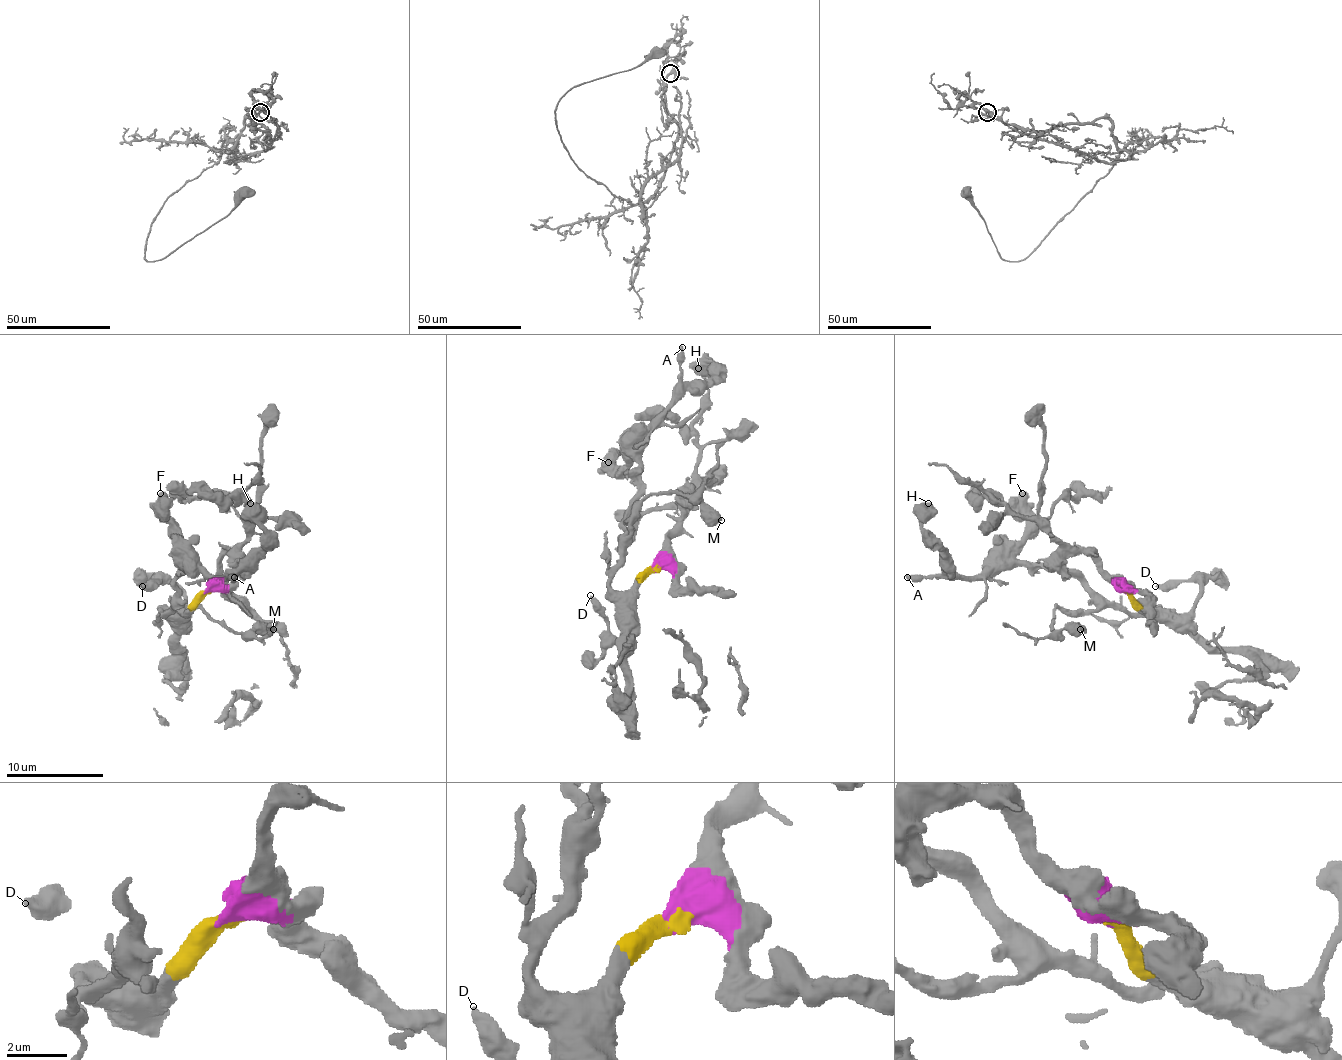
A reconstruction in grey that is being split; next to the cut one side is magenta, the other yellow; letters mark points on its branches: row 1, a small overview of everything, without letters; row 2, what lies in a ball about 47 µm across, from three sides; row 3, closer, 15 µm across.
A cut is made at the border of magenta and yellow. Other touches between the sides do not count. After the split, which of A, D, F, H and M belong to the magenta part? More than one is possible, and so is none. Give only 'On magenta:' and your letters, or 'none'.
On magenta: none

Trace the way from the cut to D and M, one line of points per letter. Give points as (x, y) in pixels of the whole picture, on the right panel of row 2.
D: (1129, 593), (1144, 610), (1161, 615), (1185, 615), (1202, 590), (1195, 580), (1156, 585)
M: (1129, 593), (1151, 612), (1129, 612), (1119, 607), (1056, 607), (1056, 632), (1080, 629)

